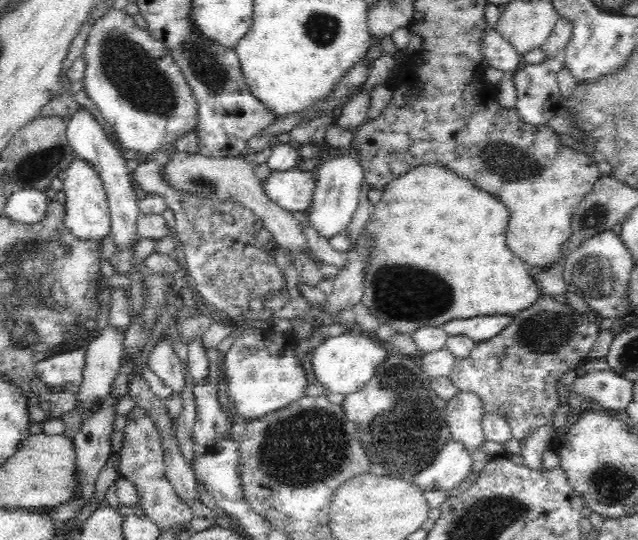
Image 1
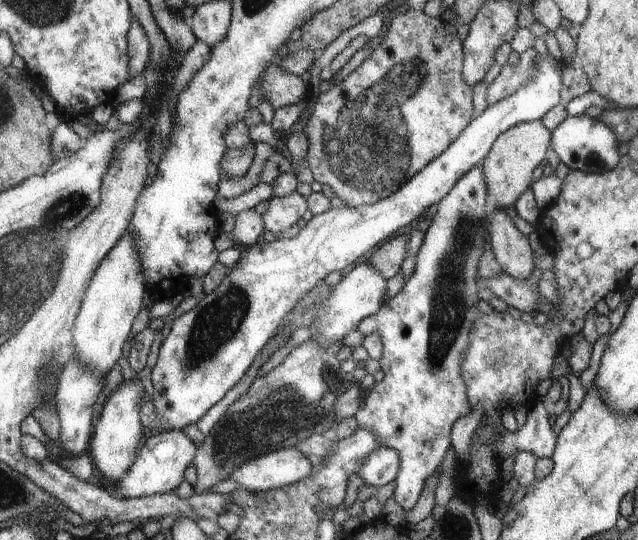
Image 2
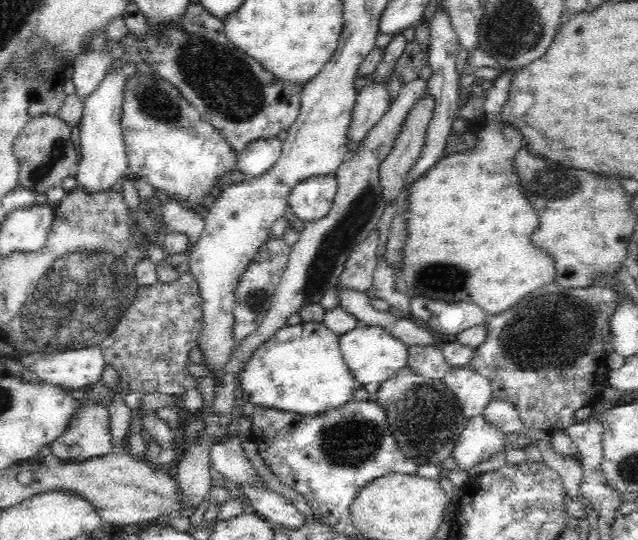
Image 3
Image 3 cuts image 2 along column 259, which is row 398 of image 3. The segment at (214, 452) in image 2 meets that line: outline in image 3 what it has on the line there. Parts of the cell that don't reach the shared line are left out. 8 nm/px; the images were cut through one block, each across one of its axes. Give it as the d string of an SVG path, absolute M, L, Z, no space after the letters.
M406 365L398 370L394 378L388 378L379 384L374 398L375 403L383 407L391 435L395 438L399 451L404 454L403 458L412 459L421 467L423 464L439 466L445 458L451 456L452 447L457 443L459 432L464 430L467 419L463 417L459 402L443 379L425 379Z

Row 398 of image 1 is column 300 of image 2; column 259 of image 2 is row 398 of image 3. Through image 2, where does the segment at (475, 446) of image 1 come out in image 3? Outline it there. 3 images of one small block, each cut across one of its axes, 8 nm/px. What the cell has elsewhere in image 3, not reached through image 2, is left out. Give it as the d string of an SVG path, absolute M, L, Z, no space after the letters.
M452 367L443 381L454 393L461 413L467 420L481 415L493 399L491 382L469 367Z

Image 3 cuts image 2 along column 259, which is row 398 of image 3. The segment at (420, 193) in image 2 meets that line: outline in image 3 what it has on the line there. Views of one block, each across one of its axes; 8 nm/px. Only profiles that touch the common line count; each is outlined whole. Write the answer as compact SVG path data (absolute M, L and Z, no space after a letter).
M301 322L296 326L281 327L264 344L258 344L254 348L246 364L241 368L238 376L240 400L254 406L301 415L325 413L346 404L352 400L351 393L358 384L344 362L338 342L339 336L330 332L321 323Z

